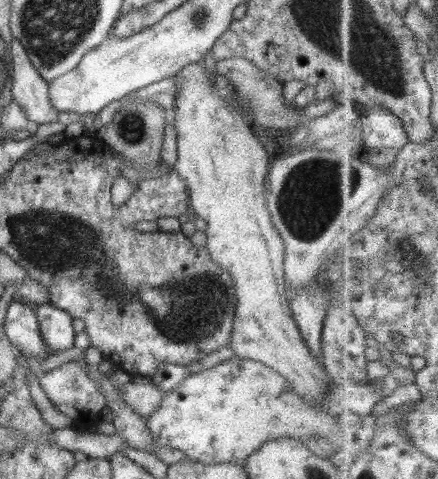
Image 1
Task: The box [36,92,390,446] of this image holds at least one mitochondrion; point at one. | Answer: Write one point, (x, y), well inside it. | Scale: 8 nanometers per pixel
(312, 193)

